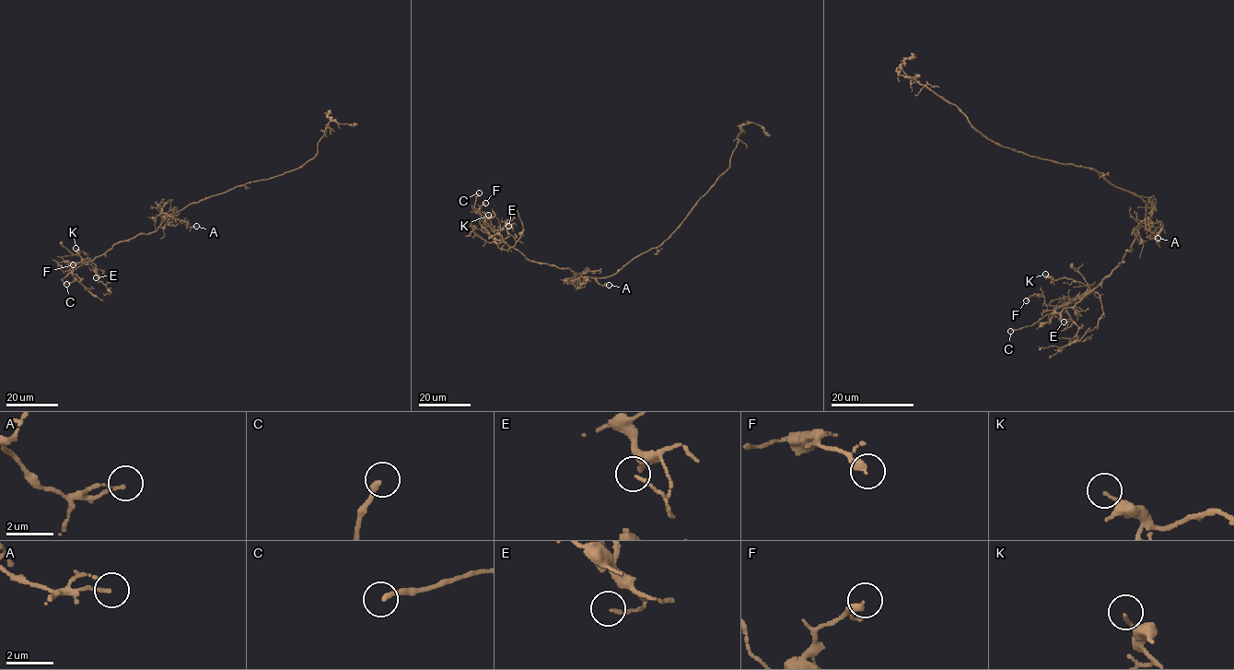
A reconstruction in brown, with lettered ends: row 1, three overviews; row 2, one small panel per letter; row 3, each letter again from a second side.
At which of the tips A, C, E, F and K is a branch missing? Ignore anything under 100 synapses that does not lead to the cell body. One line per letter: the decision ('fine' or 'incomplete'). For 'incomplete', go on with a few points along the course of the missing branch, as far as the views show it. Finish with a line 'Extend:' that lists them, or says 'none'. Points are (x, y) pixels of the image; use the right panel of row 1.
A: fine
C: incomplete; missing branch runs (1010, 331), (1006, 341), (1014, 353), (1011, 342), (1017, 333)
E: fine
F: fine
K: fine
Extend: C

